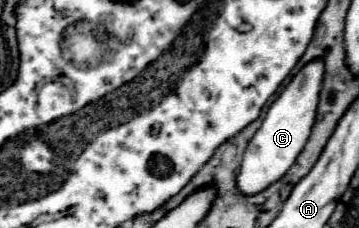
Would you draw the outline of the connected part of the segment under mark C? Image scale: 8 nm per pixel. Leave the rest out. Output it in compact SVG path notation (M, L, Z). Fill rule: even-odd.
M313 59L309 61L293 79L291 83L283 89L283 93L273 101L269 107L263 125L257 129L253 139L247 145L247 151L243 155L243 163L237 171L237 187L243 195L255 195L281 179L287 169L295 163L297 155L303 151L313 123L315 123L315 113L317 113L317 95L321 91L325 75L325 63L323 59Z

